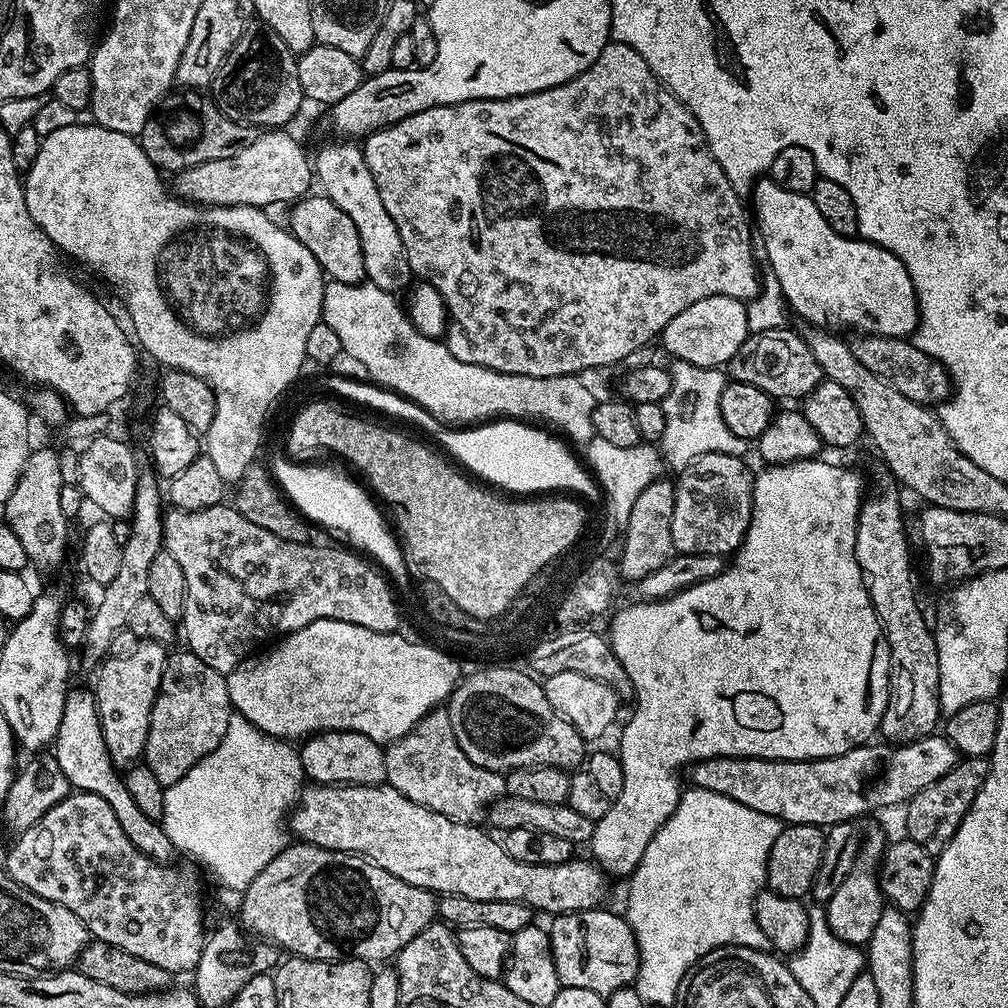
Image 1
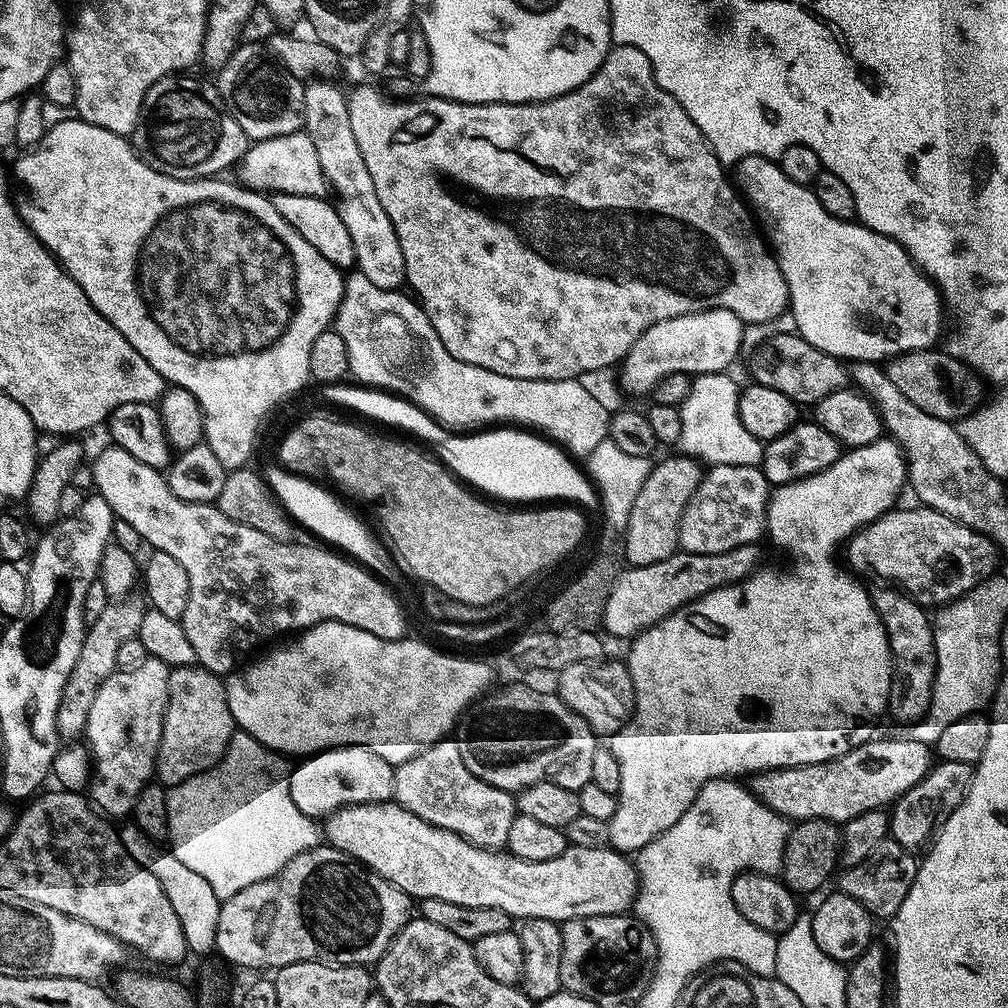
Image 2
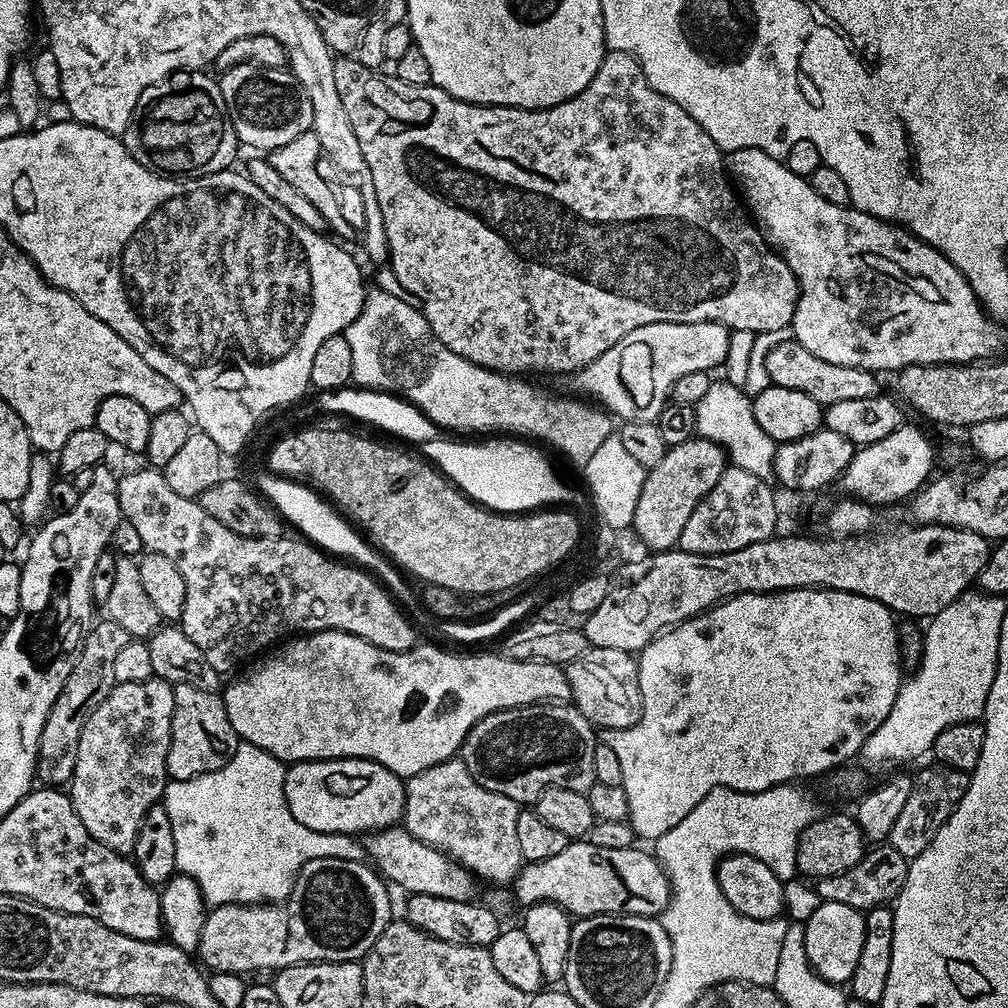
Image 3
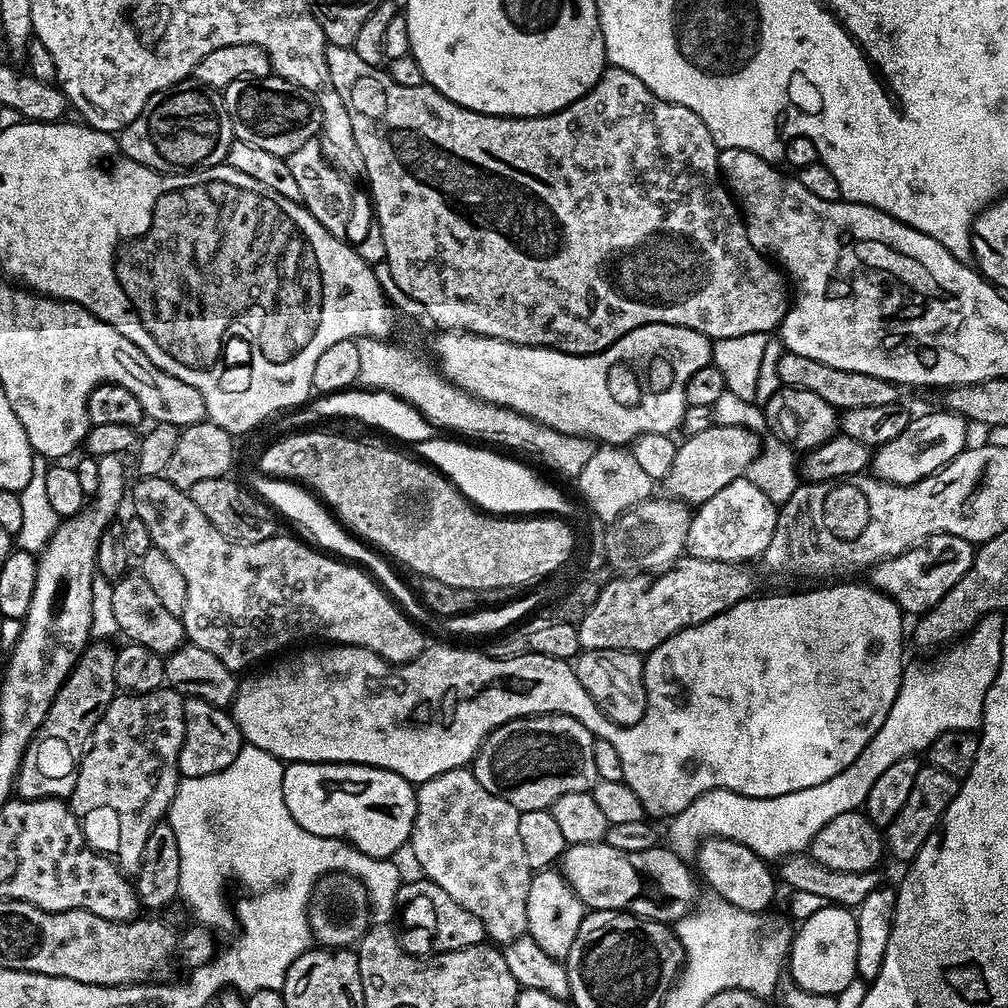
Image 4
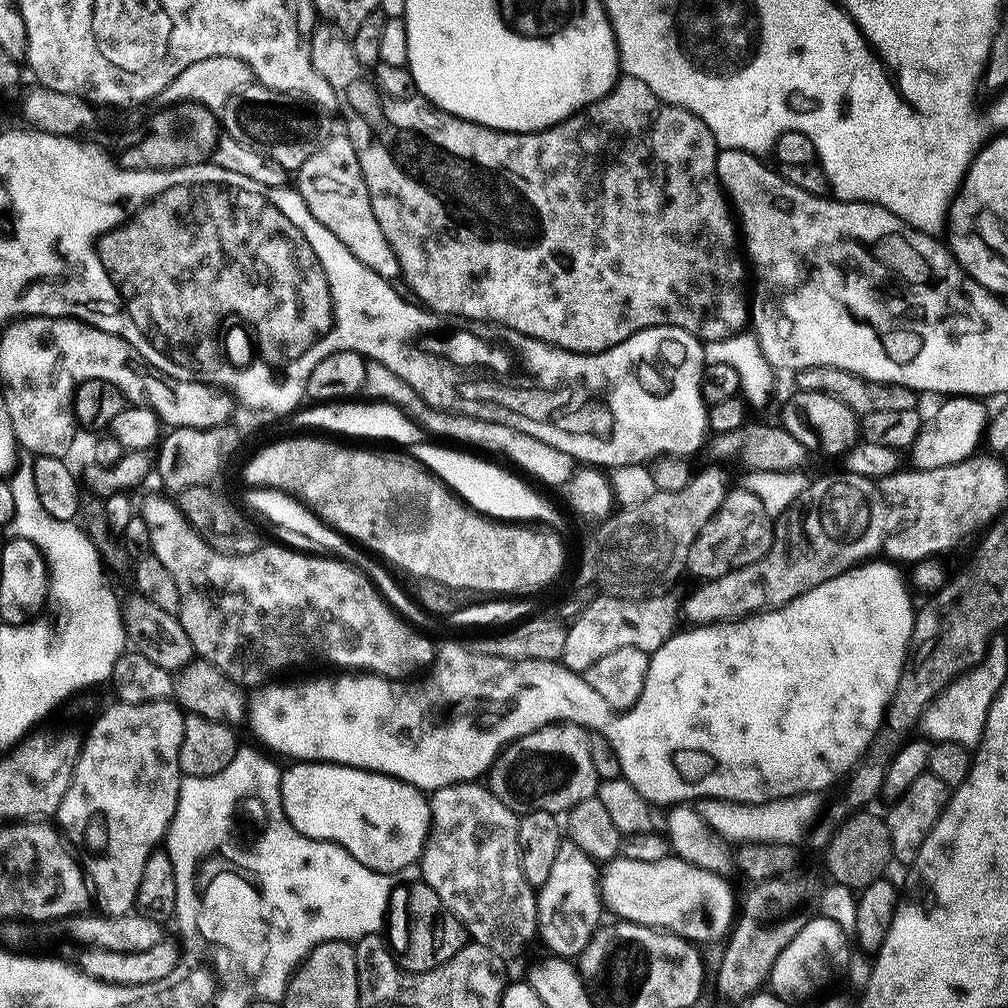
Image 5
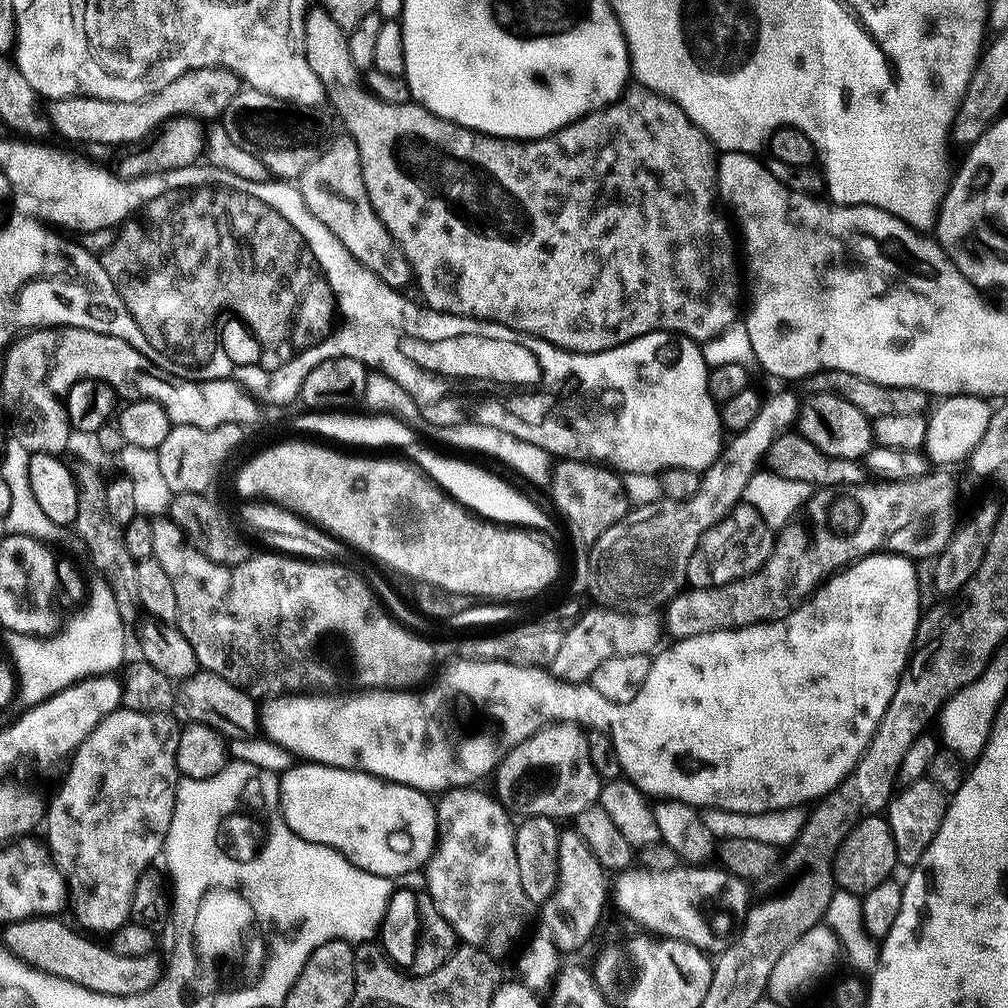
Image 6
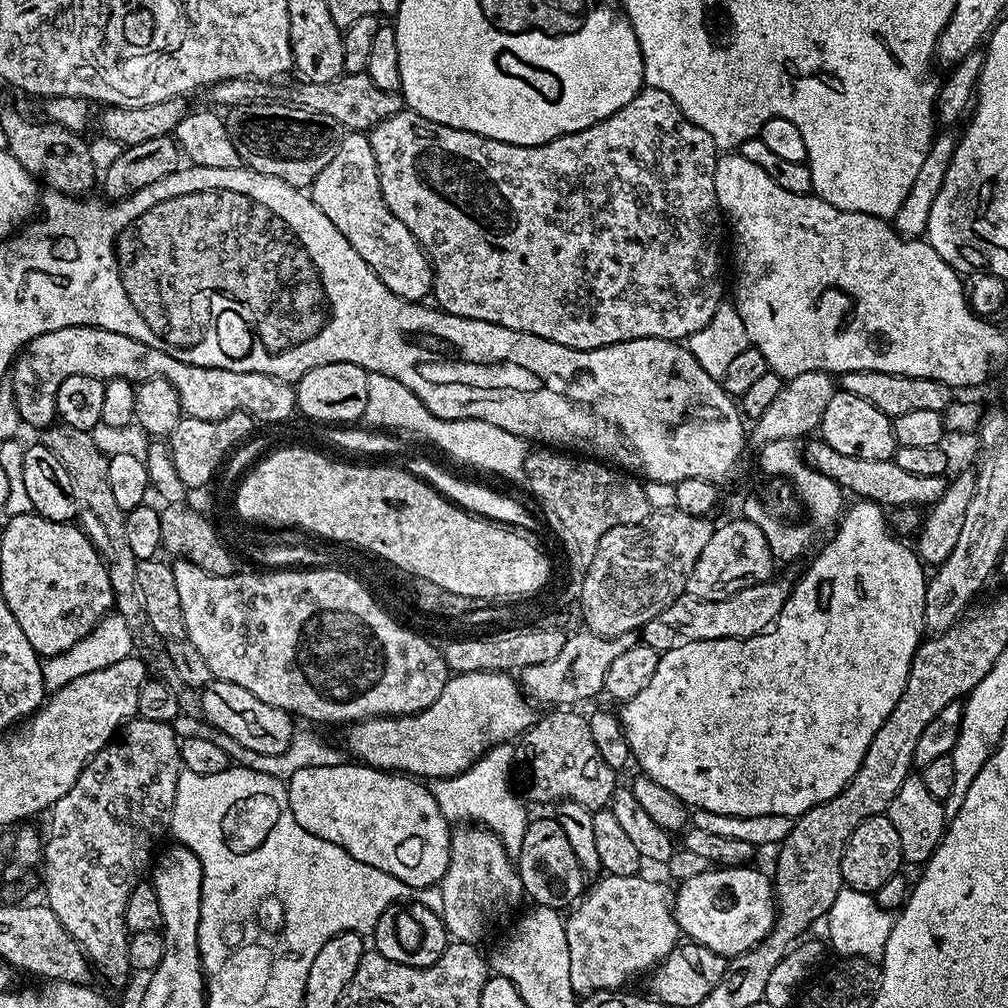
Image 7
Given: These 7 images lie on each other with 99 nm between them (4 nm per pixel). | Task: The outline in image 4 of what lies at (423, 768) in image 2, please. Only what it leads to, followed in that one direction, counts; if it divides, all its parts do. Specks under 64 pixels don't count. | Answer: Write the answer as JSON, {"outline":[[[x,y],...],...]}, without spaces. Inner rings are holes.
{"outline":[[[468,766],[446,770],[446,774],[438,774],[416,788],[416,817],[410,849],[417,866],[424,871],[429,885],[450,894],[458,906],[482,922],[485,937],[496,946],[510,944],[528,931],[526,894],[534,869],[526,862],[526,854],[522,854],[522,837],[518,834],[520,814],[510,802],[502,802],[502,798],[490,794]]]}

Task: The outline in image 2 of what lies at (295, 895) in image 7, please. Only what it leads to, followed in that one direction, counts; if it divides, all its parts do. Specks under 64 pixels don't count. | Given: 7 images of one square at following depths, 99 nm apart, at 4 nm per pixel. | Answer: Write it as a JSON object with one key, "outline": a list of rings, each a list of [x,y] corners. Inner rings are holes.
{"outline":[[[239,730],[233,732],[226,754],[215,768],[175,785],[168,792],[170,851],[183,865],[202,874],[202,878],[210,882],[214,894],[221,898],[233,896],[238,894],[238,890],[246,890],[246,886],[277,876],[290,858],[322,844],[321,825],[294,806],[294,798],[288,789],[289,775],[289,761],[281,753],[264,748],[262,742],[250,734]]]}

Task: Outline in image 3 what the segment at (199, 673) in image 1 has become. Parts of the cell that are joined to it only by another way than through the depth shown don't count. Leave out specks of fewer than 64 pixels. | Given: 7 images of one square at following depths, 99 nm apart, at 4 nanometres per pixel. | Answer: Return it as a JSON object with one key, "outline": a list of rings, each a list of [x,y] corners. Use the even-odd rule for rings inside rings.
{"outline":[[[178,684],[174,687],[174,718],[170,754],[166,754],[166,766],[173,780],[189,780],[214,770],[222,770],[230,758],[234,758],[238,737],[230,726],[230,714],[226,714],[224,697],[220,692],[198,690],[198,686]]]}

